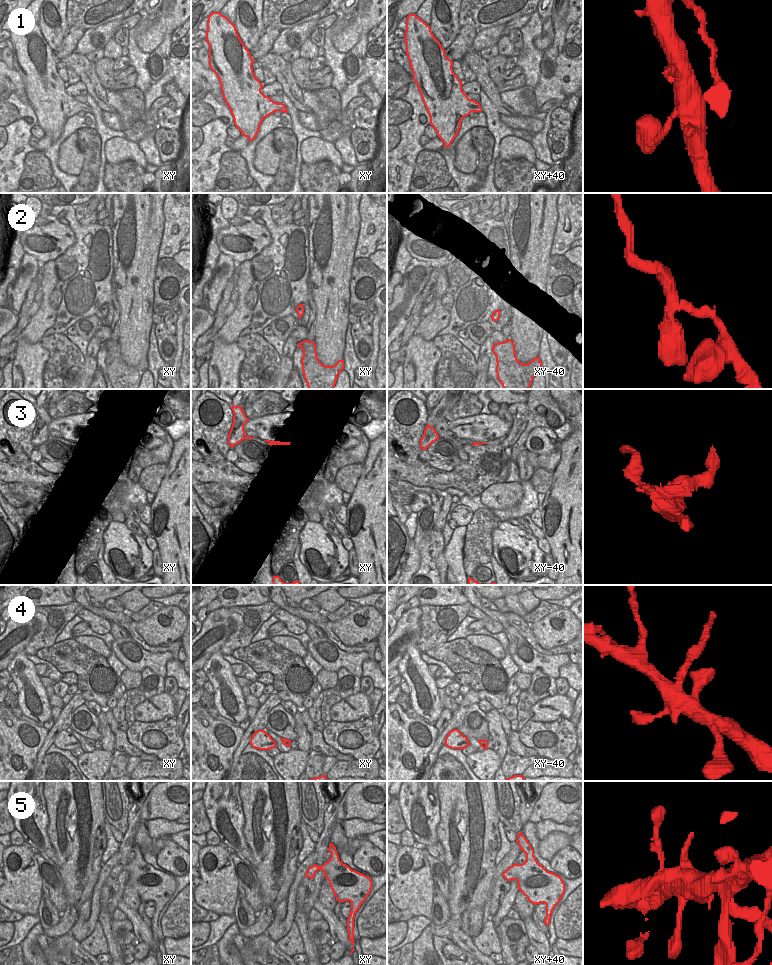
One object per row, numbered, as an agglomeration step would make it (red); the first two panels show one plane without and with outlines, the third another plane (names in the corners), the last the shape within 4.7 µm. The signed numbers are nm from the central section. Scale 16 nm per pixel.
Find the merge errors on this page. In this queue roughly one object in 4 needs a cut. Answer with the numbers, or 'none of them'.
none of them

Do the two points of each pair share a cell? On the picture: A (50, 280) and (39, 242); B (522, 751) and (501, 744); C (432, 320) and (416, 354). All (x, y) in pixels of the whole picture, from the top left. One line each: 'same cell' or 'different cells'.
A: different cells
B: different cells
C: different cells

